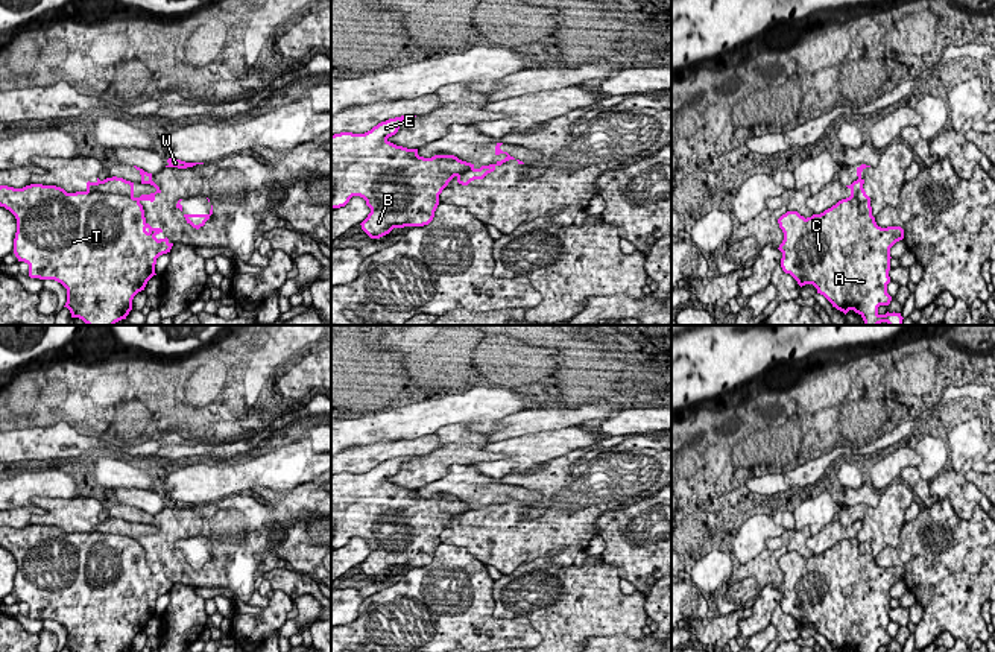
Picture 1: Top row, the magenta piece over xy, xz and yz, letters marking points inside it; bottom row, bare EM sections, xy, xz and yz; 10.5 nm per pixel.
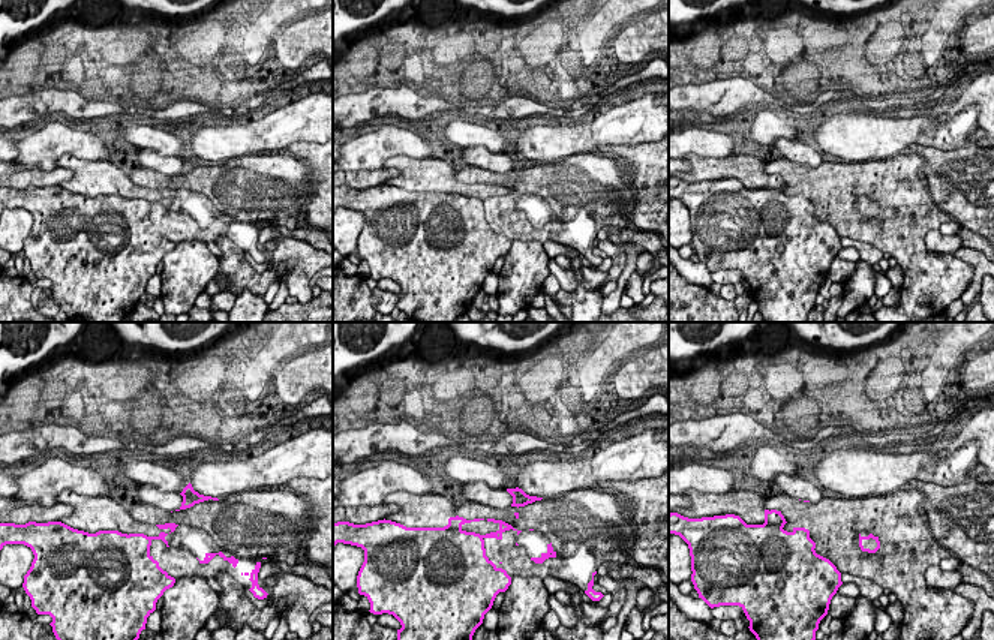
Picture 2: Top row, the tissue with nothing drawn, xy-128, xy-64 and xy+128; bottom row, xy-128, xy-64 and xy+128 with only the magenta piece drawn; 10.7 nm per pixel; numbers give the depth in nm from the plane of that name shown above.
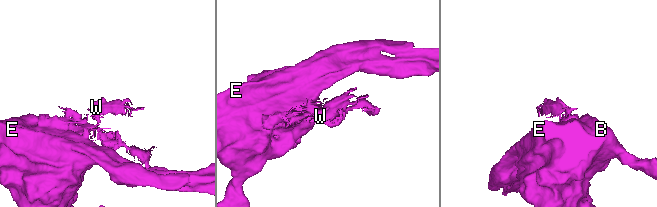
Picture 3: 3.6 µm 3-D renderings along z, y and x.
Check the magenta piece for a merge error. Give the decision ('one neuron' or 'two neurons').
two neurons

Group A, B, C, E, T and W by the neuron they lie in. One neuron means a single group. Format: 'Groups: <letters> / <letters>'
Groups: A B C E T / W

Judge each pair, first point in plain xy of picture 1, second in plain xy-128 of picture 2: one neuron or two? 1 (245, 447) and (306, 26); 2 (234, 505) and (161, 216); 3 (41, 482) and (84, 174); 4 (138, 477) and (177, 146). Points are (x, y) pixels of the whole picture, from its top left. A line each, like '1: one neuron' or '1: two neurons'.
1: one neuron
2: one neuron
3: two neurons
4: one neuron

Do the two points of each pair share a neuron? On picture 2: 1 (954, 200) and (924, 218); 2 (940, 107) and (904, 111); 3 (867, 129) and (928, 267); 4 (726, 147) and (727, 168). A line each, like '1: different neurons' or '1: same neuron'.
1: different neurons
2: same neuron
3: different neurons
4: different neurons

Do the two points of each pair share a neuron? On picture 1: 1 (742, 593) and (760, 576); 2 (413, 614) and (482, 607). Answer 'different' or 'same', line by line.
1: same
2: same

